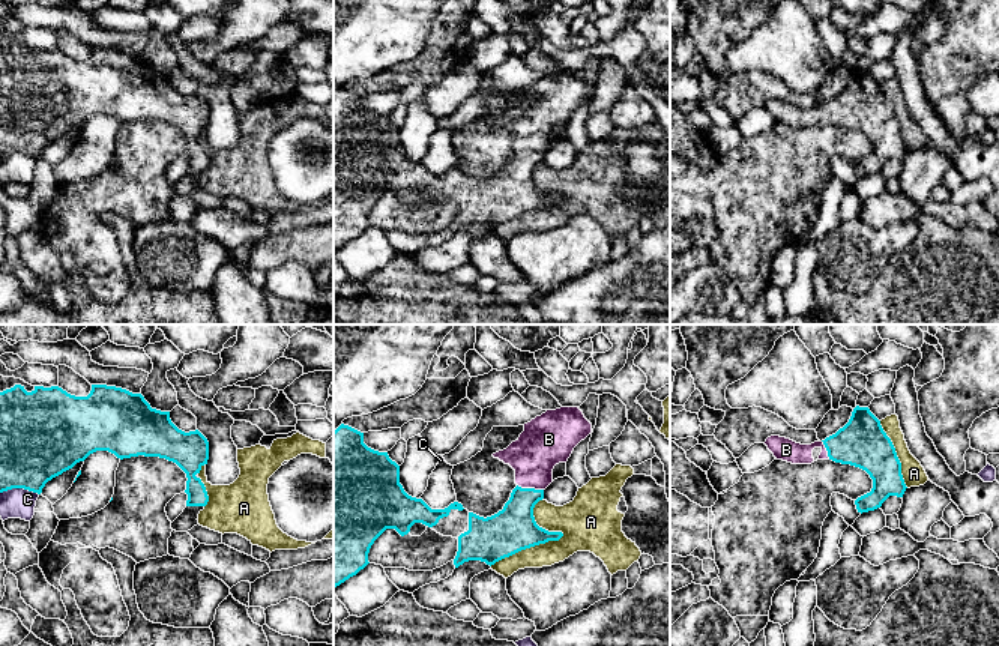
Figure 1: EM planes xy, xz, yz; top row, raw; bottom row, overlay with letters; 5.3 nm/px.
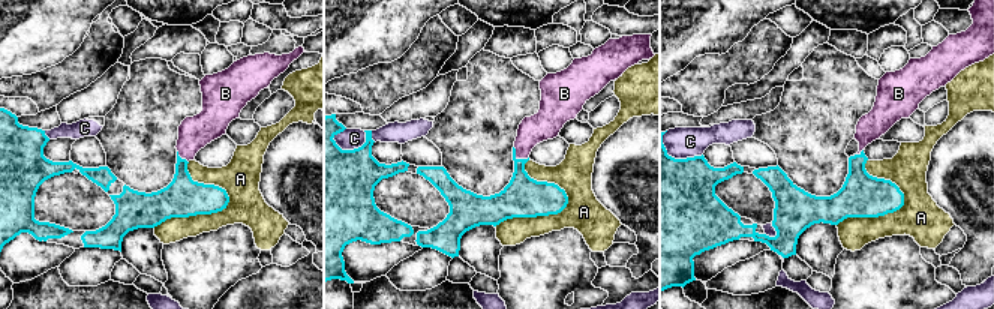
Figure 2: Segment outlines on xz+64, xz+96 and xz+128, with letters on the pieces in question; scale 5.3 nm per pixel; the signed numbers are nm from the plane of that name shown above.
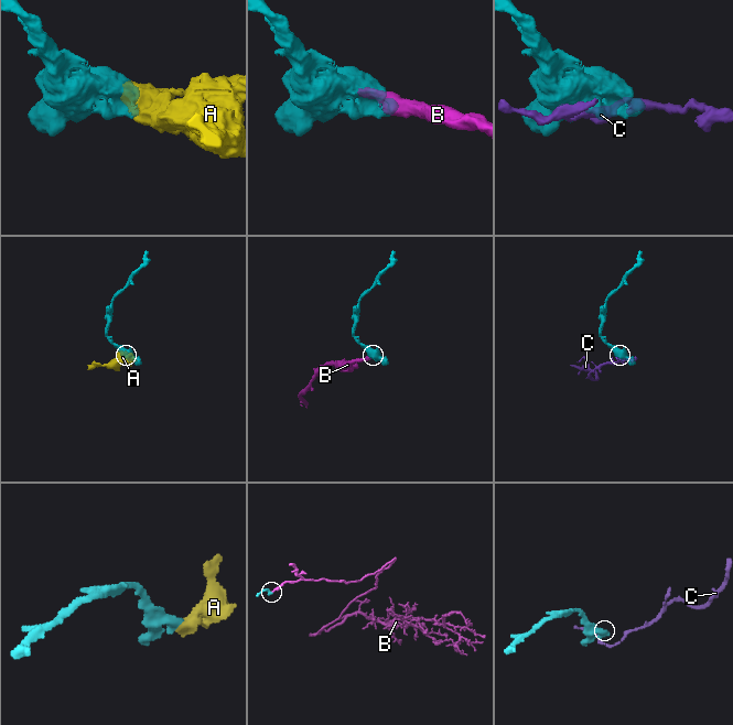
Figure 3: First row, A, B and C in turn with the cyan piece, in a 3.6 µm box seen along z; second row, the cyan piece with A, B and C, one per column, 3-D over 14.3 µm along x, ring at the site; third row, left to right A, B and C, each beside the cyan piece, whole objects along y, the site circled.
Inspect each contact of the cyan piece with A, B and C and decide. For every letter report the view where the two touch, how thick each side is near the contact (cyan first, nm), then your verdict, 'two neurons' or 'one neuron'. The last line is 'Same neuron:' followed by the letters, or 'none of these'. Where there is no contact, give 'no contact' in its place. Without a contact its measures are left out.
A: xz | 240/300 nm | two neurons
B: xz | 240/260 nm | one neuron
C: xy | 400/160 nm | two neurons
Same neuron: B

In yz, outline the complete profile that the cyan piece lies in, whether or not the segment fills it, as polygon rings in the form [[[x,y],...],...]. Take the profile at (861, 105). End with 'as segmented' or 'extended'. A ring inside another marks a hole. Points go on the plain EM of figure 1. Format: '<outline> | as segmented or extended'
[[[856,69],[849,86],[822,105],[801,108],[771,99],[765,108],[777,123],[792,128],[814,126],[813,113],[820,111],[817,123],[832,123],[865,134],[873,143],[873,152],[855,164],[861,177],[880,171],[889,159],[903,161],[907,152],[895,111],[868,71]]] | extended

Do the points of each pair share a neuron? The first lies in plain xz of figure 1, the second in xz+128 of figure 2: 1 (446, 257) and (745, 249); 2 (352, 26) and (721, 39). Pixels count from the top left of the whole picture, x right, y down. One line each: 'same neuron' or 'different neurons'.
1: different neurons
2: same neuron

